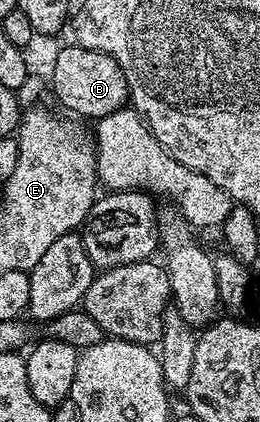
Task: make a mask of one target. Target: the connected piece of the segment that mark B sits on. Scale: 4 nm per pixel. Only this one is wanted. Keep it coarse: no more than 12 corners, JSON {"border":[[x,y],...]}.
{"border":[[79,44],[52,62],[67,113],[99,120],[129,97],[122,68]]}

